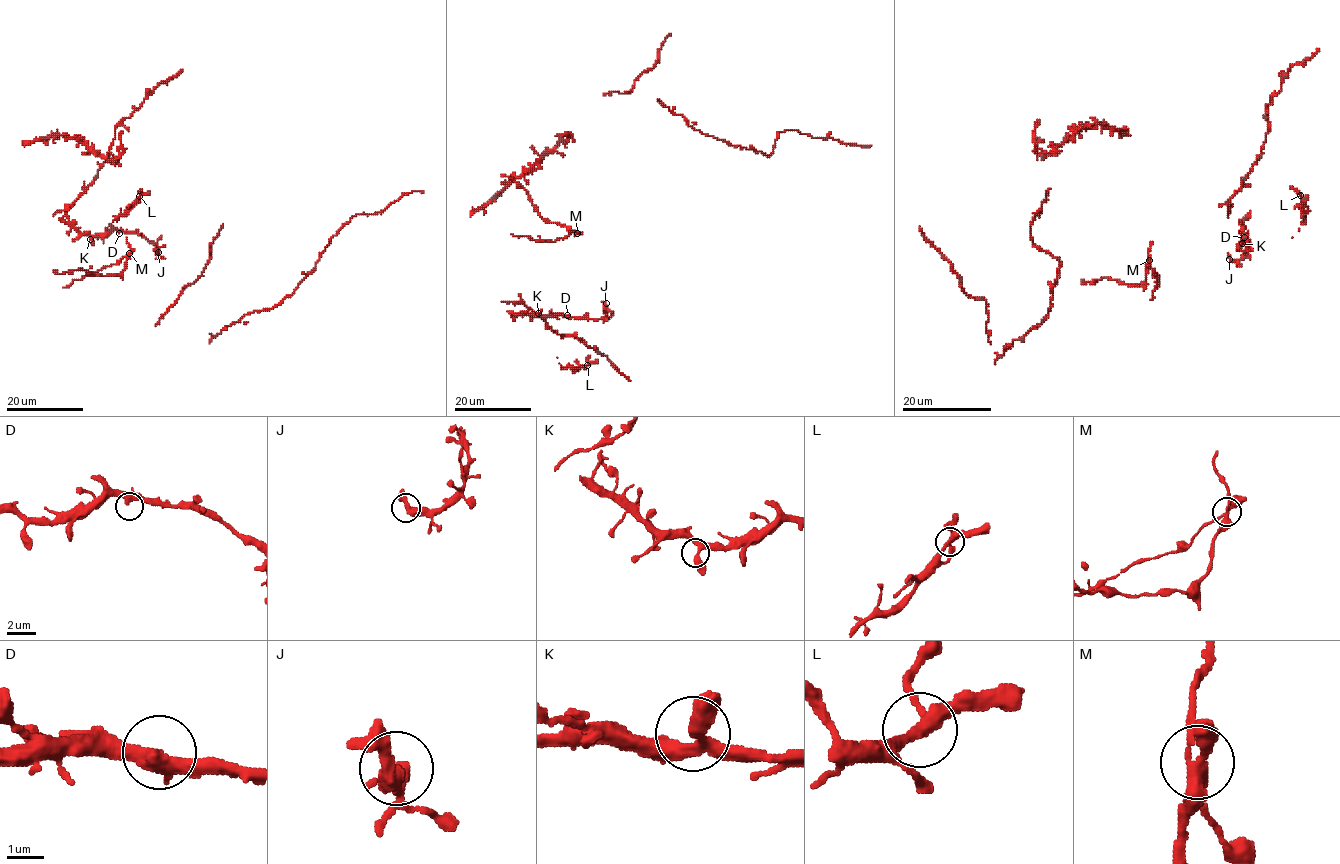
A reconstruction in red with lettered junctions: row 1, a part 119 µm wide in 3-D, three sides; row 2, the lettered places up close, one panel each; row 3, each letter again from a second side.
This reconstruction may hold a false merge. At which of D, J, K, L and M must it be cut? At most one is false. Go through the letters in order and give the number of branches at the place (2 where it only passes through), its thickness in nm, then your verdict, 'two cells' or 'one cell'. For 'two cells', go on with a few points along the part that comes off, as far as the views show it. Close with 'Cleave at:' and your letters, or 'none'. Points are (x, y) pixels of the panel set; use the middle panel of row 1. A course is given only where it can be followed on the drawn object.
D: branches 3; calibre 320 nm; one cell
J: branches 3; calibre 320 nm; one cell
K: branches 3; calibre 300 nm; one cell
L: branches 3; calibre 320 nm; one cell
M: branches 3; calibre 320 nm; two cells; course (578, 233), (566, 226), (550, 223), (540, 215), (529, 194), (512, 179), (501, 174)
Cleave at: M

